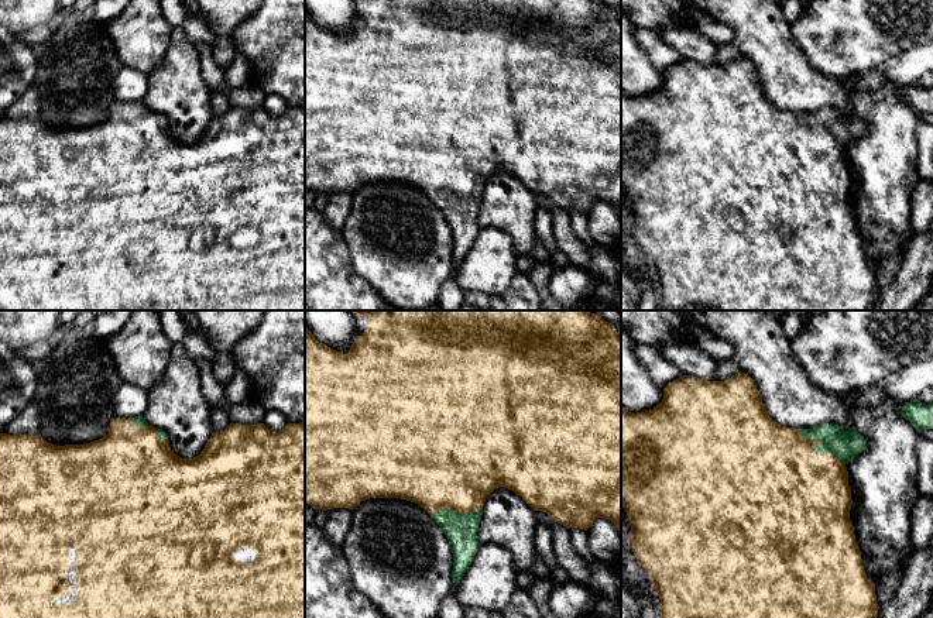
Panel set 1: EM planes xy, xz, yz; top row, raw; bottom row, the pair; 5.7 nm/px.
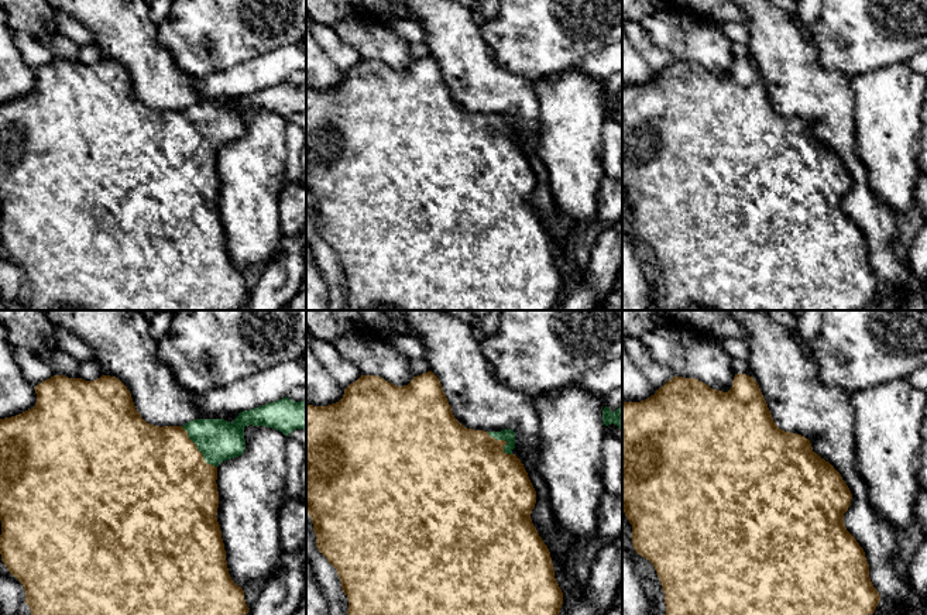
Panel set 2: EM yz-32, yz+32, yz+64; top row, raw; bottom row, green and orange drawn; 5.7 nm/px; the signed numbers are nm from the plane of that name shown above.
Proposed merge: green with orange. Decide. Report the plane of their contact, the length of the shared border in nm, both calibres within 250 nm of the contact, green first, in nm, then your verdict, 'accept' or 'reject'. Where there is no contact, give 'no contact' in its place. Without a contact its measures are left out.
contact in yz; length 340 nm; calibres 180 and 500 nm; accept

